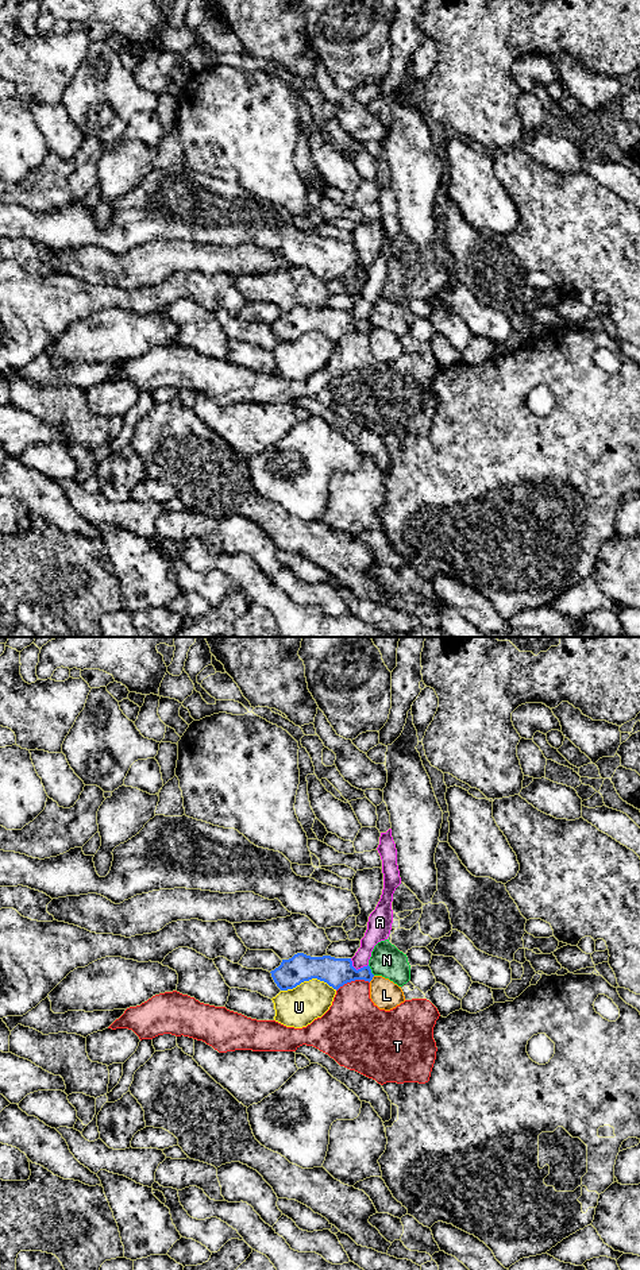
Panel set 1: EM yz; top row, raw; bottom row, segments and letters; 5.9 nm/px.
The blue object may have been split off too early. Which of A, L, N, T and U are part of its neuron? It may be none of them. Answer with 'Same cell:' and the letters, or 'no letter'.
Same cell: no letter

